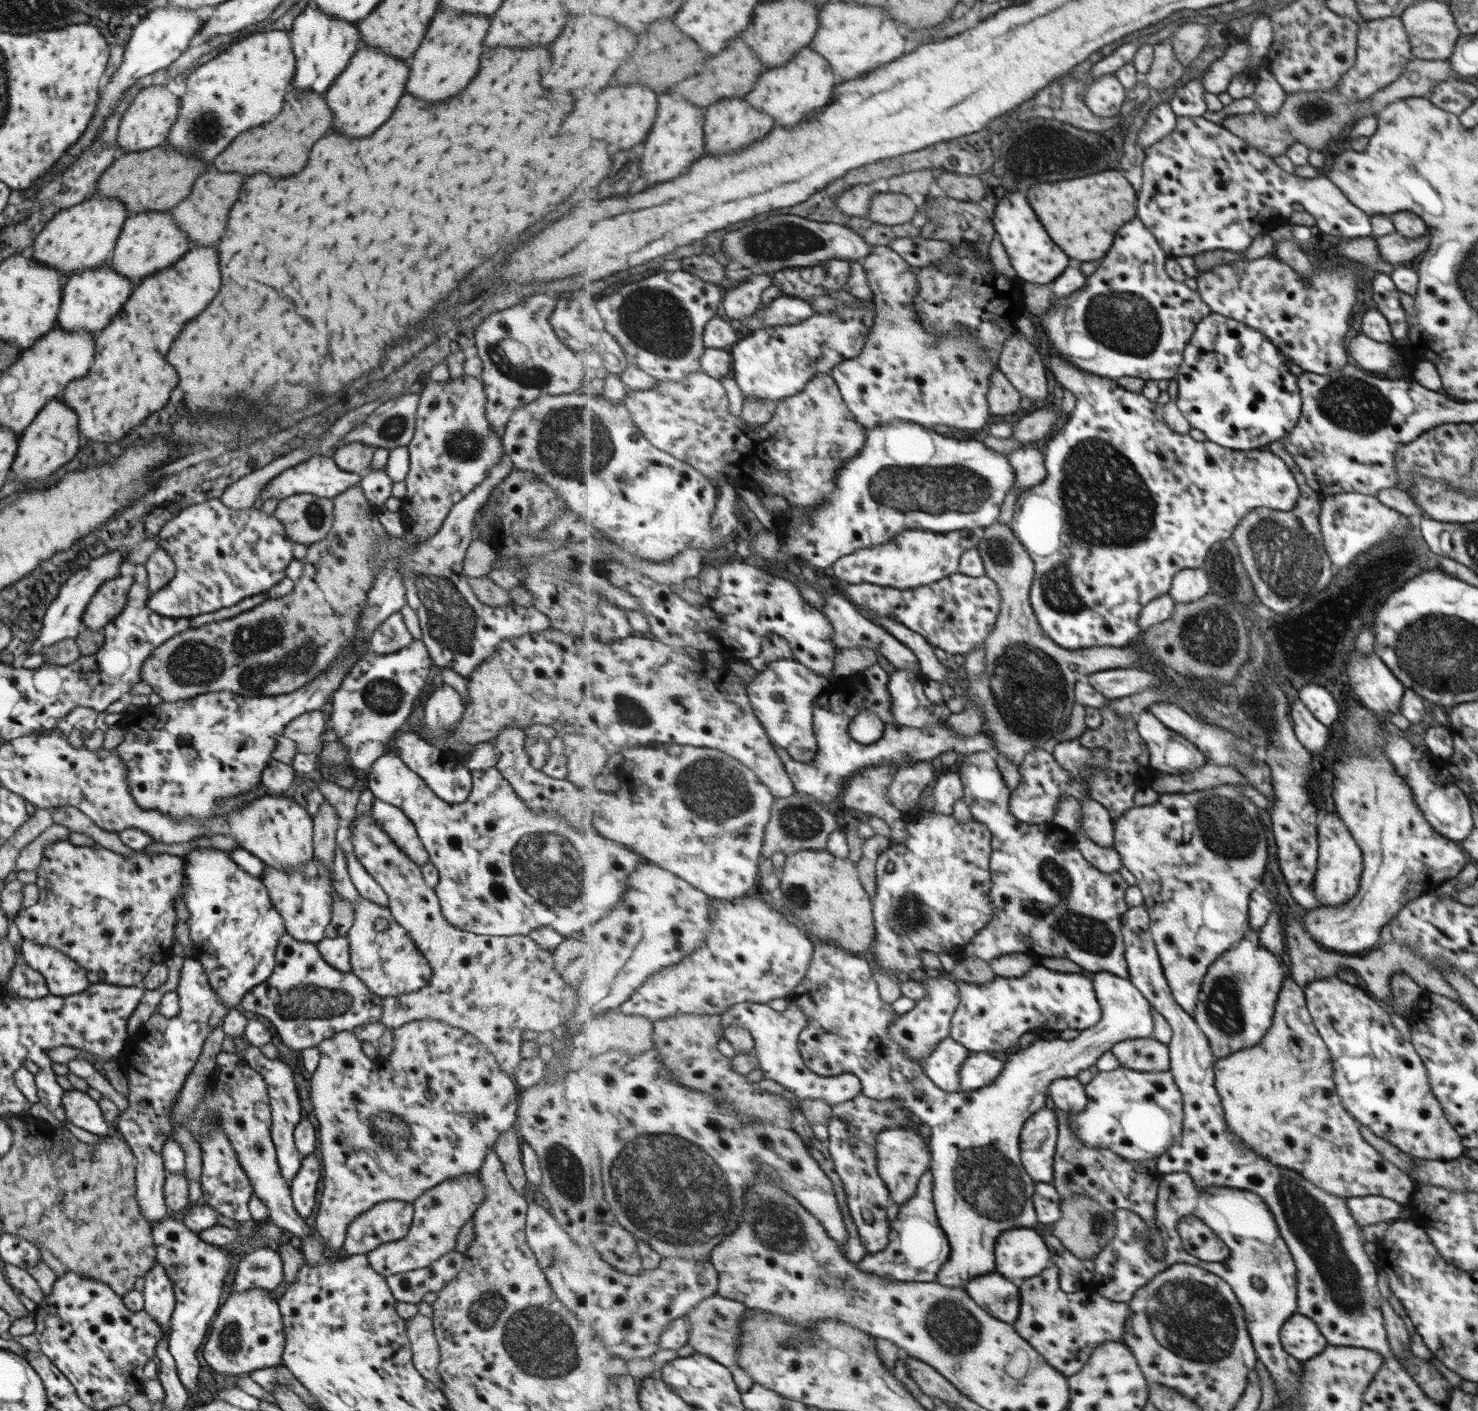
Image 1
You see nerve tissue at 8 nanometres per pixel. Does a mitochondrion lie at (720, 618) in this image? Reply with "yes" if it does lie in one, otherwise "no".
no

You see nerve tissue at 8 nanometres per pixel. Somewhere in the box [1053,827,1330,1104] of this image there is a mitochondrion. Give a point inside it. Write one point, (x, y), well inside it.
(1222, 1007)

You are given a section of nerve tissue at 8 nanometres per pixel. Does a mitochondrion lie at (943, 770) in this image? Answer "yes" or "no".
no

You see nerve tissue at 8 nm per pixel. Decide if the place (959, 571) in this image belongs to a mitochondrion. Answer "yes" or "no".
no

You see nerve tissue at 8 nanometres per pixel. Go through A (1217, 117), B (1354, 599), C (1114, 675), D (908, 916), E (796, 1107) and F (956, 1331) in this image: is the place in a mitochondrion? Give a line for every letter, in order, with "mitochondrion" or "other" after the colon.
A: other
B: other
C: other
D: mitochondrion
E: other
F: mitochondrion

